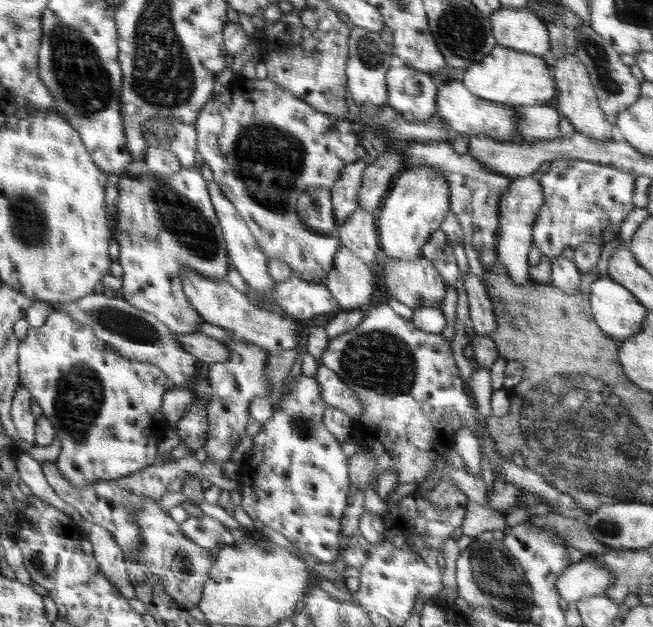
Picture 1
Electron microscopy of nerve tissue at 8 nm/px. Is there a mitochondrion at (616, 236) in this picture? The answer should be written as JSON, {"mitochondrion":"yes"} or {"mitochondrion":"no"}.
{"mitochondrion":"no"}

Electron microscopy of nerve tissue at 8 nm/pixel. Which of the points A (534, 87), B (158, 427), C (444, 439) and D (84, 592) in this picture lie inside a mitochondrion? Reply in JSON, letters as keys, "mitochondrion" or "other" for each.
{"A":"other","B":"other","C":"other","D":"other"}

